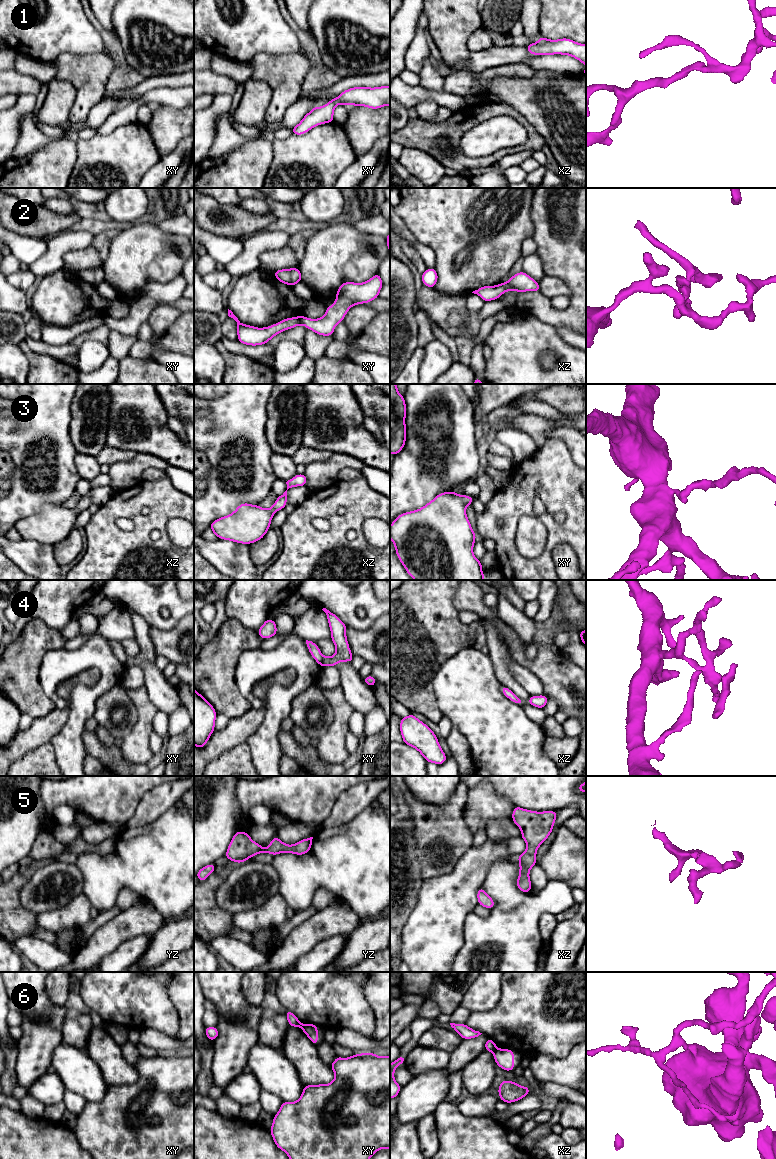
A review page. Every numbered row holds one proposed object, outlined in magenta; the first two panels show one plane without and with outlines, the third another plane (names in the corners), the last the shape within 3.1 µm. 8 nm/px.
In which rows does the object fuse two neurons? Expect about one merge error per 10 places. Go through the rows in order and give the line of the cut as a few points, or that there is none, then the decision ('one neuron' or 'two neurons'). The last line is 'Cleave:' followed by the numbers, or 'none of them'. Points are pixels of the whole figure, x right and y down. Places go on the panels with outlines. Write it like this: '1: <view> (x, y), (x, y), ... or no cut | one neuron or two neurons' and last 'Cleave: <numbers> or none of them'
1: no cut | one neuron
2: no cut | one neuron
3: no cut | one neuron
4: no cut | one neuron
5: no cut | one neuron
6: xy (300, 1023), (299, 1026) | two neurons
Cleave: 6

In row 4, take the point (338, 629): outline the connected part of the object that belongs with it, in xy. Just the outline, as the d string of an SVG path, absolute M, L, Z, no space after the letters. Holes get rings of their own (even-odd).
M322 609L327 616L331 631L331 640L336 646L336 652L331 657L325 657L315 642L306 640L309 652L314 660L321 666L336 666L339 662L352 662L354 657L350 651L346 637L347 626L332 612Z

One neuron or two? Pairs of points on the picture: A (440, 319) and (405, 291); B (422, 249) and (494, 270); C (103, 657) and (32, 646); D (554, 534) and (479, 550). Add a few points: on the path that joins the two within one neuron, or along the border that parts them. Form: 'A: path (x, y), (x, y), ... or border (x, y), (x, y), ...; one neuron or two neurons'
A: border (415, 293), (416, 301); two neurons
B: border (416, 240), (426, 244), (434, 252), (434, 267); two neurons
C: border (62, 646), (49, 649), (44, 654), (39, 670); two neurons
D: border (477, 537), (481, 539); two neurons

